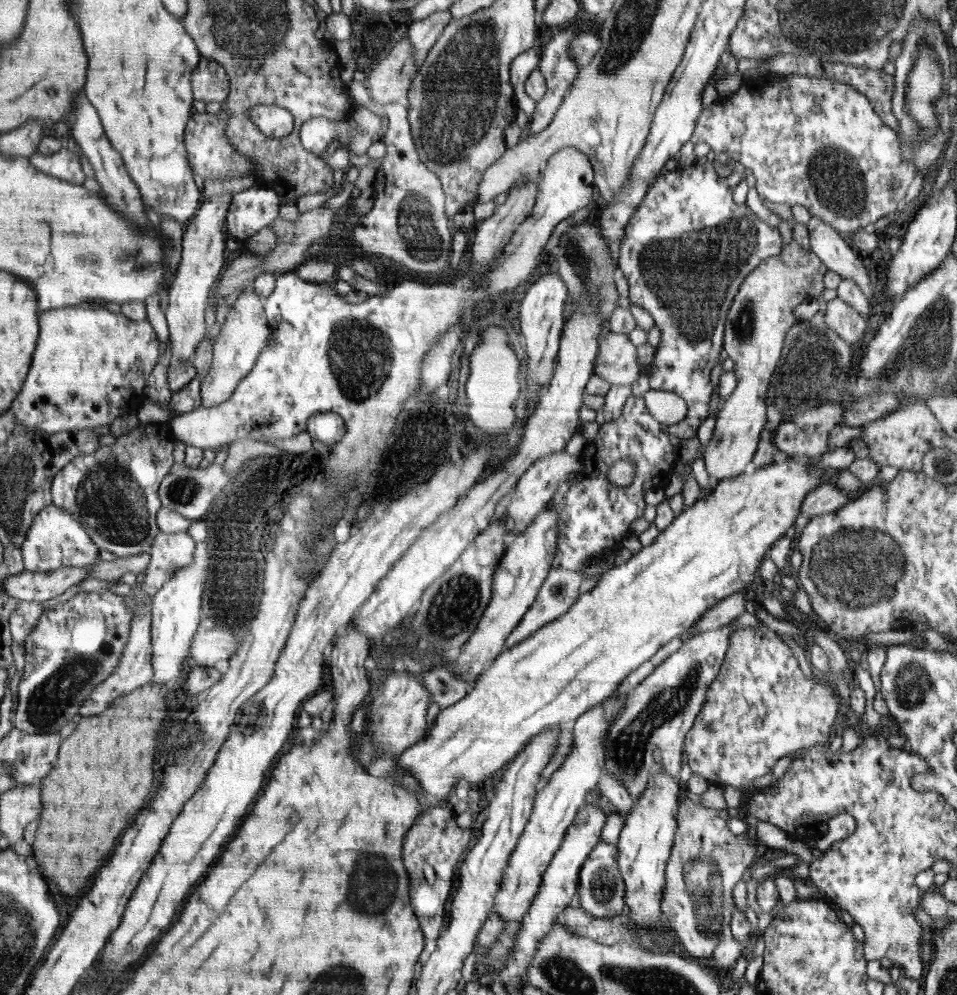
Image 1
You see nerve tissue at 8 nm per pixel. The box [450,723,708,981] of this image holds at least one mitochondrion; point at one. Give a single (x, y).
(603, 883)

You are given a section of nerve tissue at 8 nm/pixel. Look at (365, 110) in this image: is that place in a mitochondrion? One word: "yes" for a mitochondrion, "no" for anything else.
no

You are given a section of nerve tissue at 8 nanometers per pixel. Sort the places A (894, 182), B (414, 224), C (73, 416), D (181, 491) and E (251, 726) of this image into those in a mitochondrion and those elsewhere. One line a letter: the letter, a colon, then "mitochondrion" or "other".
A: mitochondrion
B: mitochondrion
C: other
D: mitochondrion
E: other

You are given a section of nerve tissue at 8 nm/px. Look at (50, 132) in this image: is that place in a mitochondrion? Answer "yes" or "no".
no

